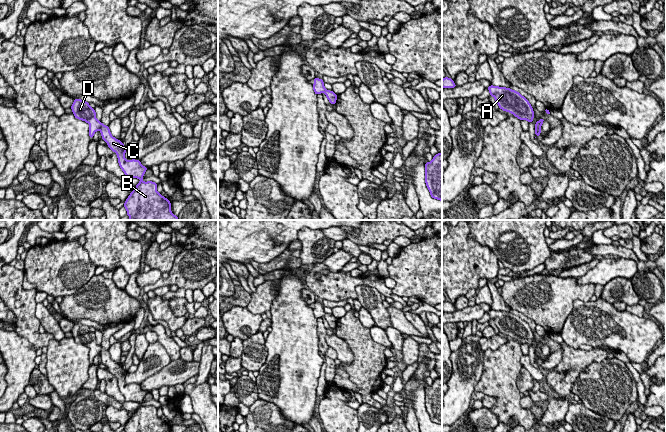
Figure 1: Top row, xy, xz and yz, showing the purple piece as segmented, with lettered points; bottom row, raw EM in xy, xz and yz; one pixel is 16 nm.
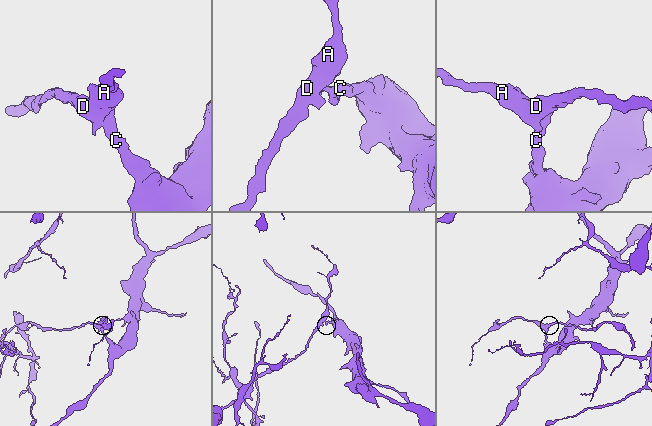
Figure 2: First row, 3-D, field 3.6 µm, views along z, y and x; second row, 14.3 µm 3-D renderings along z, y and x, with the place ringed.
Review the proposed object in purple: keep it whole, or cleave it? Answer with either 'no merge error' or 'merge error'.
merge error

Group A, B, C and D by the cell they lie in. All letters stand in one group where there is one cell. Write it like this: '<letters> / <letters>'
A D / B C

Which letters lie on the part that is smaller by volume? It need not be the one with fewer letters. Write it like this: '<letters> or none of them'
A, D

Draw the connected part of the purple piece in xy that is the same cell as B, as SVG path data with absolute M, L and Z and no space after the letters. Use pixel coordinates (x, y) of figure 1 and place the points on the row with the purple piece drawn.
M101 123L100 132L108 147L117 154L119 166L125 176L141 180L124 203L129 220L178 220L178 216L171 212L168 198L157 192L157 184L152 181L142 181L148 168L139 160L125 159L126 147L122 141L111 135L109 126Z

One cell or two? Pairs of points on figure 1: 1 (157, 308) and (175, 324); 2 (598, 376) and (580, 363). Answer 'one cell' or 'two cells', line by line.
1: one cell
2: two cells

